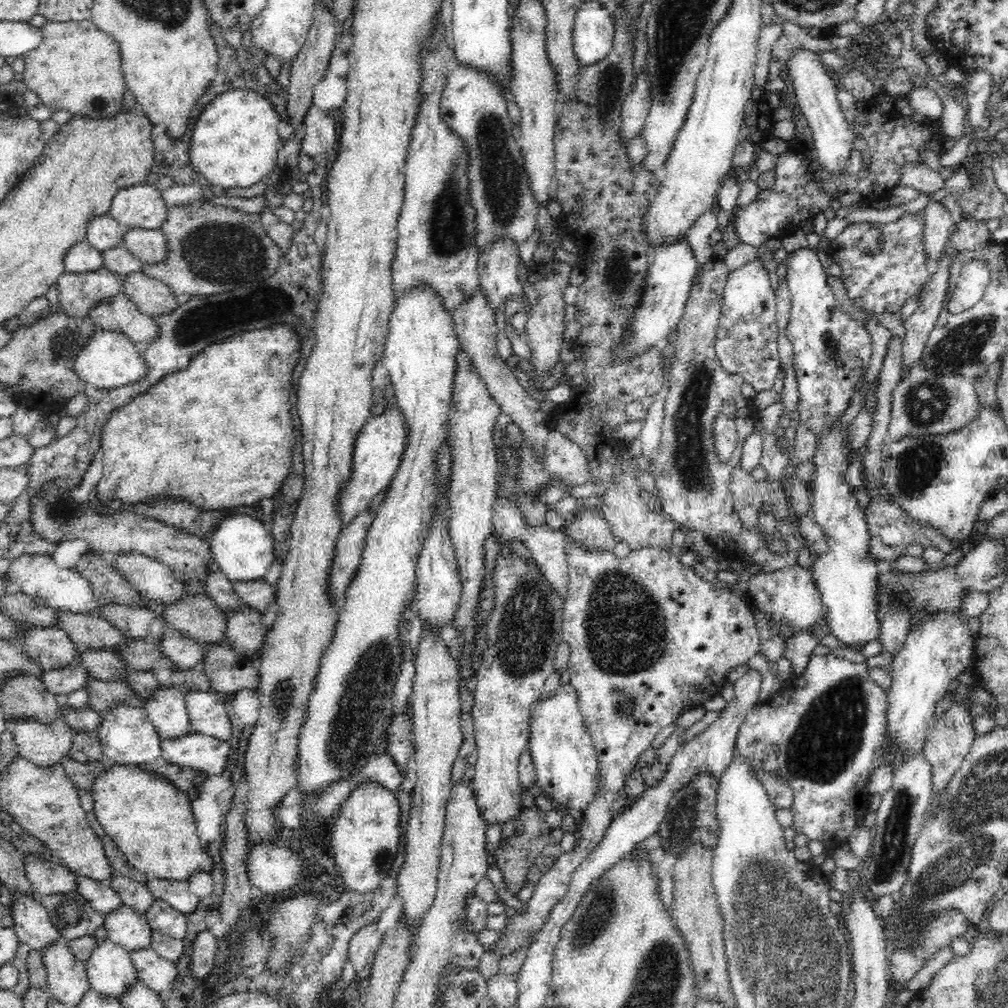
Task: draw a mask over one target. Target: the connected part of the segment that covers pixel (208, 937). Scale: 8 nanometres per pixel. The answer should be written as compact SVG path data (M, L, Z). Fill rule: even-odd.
M208 929L199 932L194 938L189 968L198 982L213 970L217 948L217 938Z

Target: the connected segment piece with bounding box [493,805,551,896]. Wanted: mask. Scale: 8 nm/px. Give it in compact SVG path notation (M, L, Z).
M538 806L525 808L517 817L515 823L516 832L507 839L502 839L498 848L495 850L494 862L502 872L503 880L510 893L518 896L518 892L526 883L526 876L534 866L537 856L544 851L549 842L551 828L546 824L545 812Z

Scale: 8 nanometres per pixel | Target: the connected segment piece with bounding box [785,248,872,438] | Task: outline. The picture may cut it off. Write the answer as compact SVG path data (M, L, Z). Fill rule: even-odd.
M811 248L794 252L786 258L785 264L792 295L786 338L793 346L793 371L799 391L798 413L801 421L818 438L822 422L826 422L834 410L842 410L846 398L854 398L856 383L870 366L872 336L865 324L840 308L838 298L827 284L827 272Z

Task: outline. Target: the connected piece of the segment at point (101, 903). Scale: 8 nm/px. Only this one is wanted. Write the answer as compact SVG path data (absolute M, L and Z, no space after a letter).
M78 877L76 894L86 899L102 916L116 910L123 903L109 884L91 881L90 878Z

